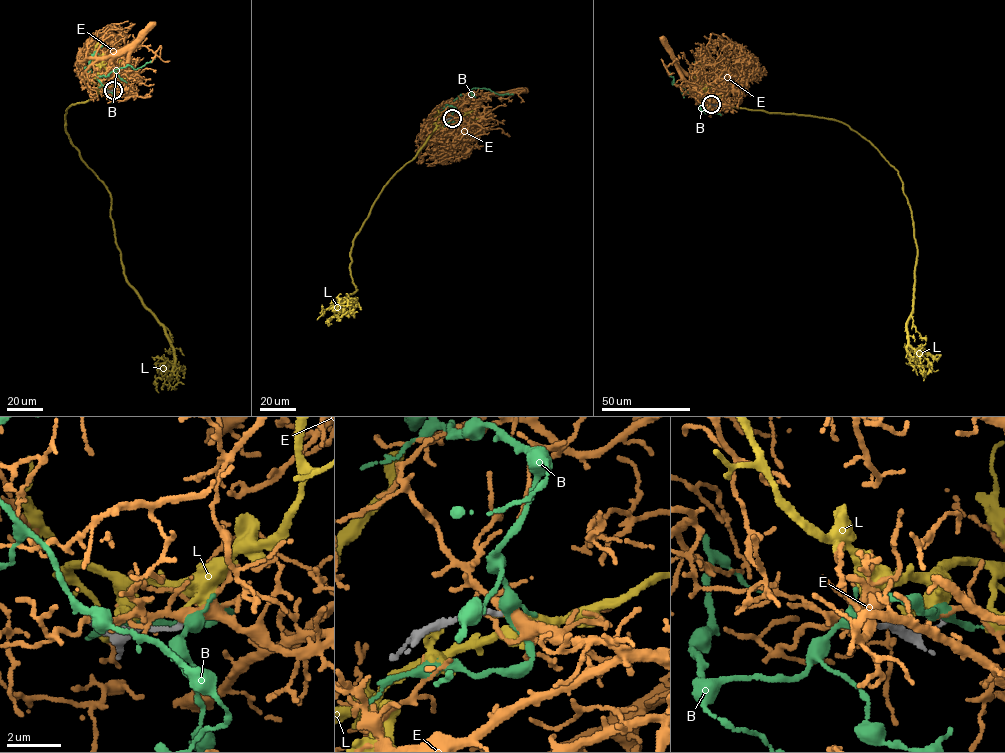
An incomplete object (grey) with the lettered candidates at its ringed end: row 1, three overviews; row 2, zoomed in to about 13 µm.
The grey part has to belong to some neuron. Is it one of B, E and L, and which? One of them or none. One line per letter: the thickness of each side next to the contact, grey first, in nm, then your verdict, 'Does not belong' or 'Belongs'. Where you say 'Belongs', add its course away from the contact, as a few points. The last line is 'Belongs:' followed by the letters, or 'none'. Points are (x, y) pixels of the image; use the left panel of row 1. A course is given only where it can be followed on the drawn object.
B: Thickness 170 nm (grey) against 300 nm. Does not belong
E: Thickness 170 nm (grey) against 280 nm. Does not belong
L: Thickness 180 nm (grey) against 180 nm. Does not belong
Belongs: none

